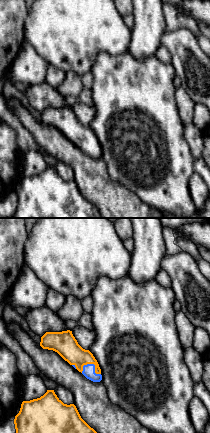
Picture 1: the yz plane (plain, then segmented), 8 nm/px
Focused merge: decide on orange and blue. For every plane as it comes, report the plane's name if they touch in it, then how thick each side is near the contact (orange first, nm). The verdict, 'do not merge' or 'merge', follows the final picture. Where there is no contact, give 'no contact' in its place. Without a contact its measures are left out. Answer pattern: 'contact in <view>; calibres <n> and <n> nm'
contact in yz; calibres 180 and 100 nm

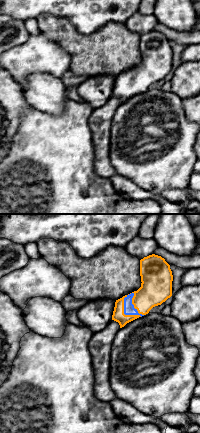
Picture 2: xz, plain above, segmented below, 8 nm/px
contact in xz; calibres 100 and 90 nm

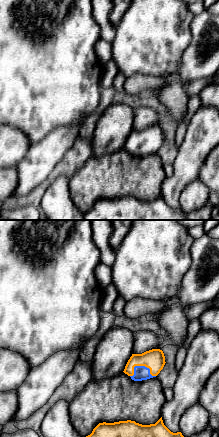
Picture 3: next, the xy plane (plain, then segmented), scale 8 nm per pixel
contact in xy; calibres 170 and 110 nm

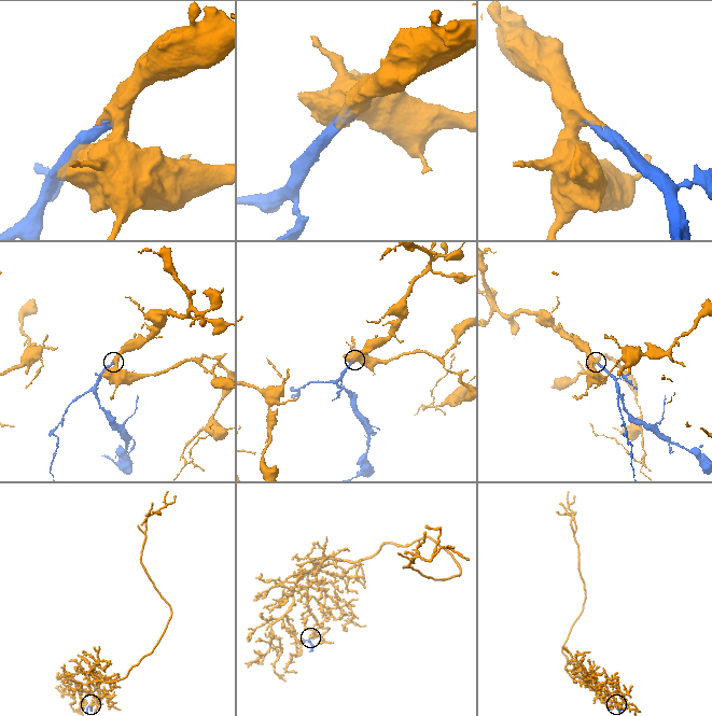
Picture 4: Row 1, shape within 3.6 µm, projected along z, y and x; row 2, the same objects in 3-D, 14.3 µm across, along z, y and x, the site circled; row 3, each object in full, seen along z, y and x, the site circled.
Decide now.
merge

